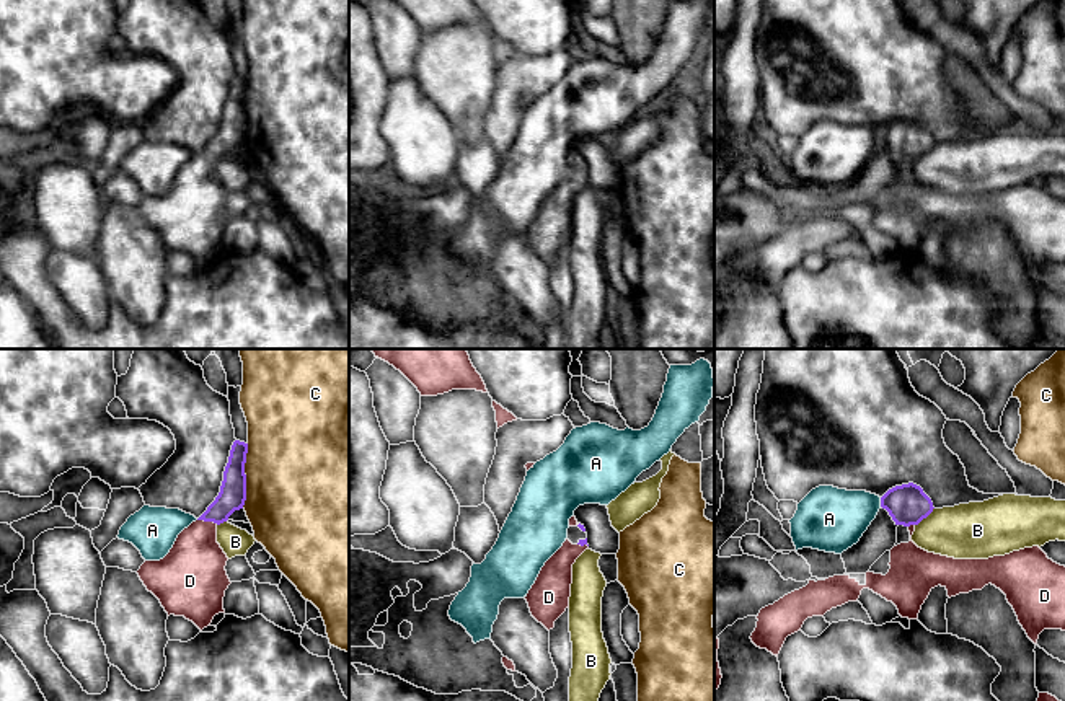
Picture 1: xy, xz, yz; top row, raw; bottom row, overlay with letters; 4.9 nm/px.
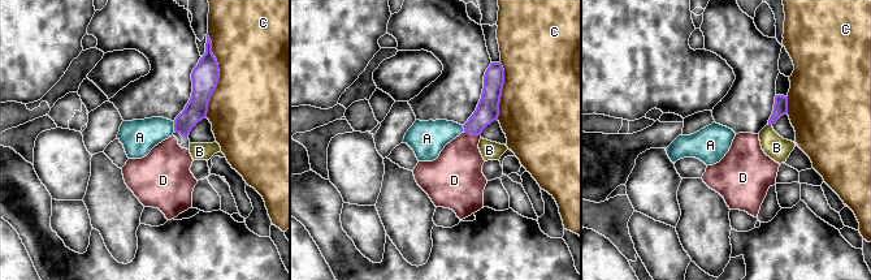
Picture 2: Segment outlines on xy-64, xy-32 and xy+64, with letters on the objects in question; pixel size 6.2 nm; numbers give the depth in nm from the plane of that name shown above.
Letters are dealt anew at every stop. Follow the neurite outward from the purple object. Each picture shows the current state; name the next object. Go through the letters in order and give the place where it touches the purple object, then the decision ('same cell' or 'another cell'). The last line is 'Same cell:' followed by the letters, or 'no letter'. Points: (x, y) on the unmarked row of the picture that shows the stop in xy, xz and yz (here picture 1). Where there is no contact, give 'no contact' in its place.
A: yz (881, 137) | another cell
B: yz (925, 152) | another cell
C: xy (245, 110) | another cell
D: xy (207, 155) | same cell
Same cell: D

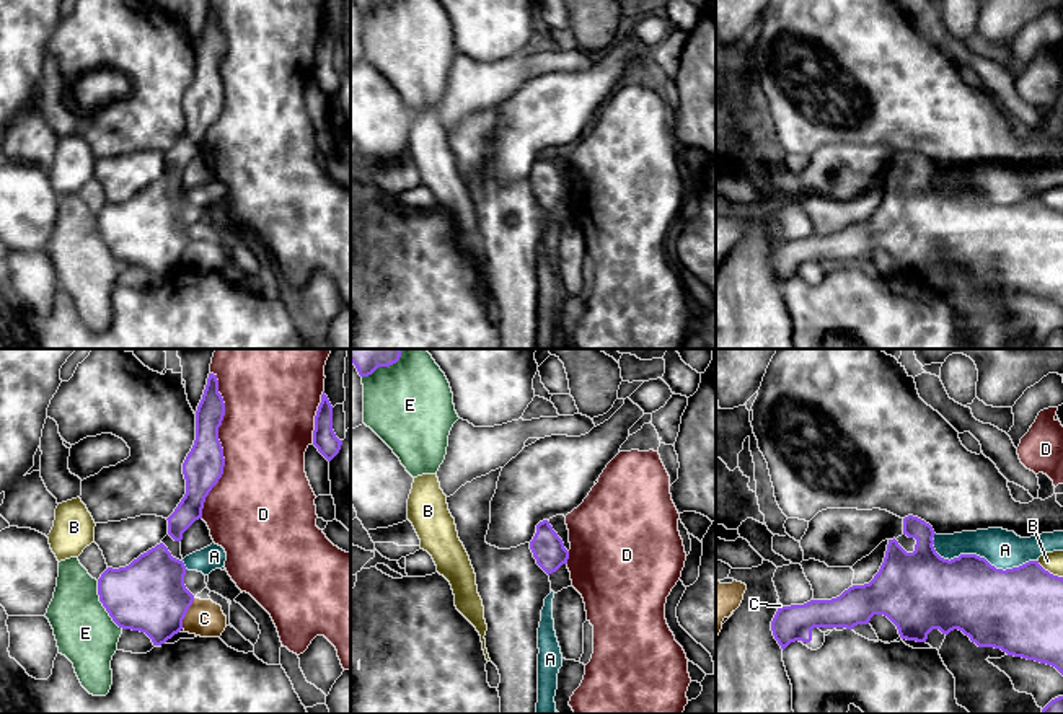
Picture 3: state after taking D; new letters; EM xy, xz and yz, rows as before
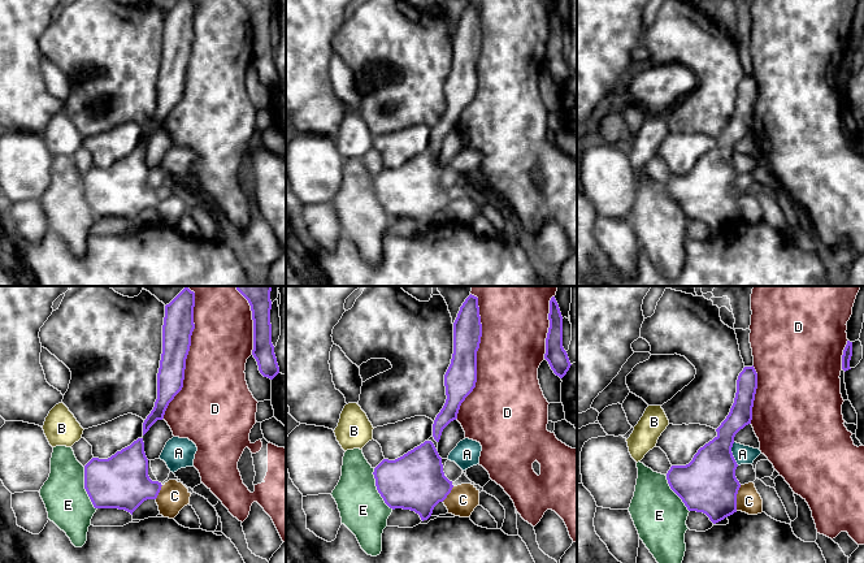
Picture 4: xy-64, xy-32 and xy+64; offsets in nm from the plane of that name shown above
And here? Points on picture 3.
A: yz (979, 191) | another cell
B: yz (1047, 206) | another cell
C: xy (186, 246) | another cell
D: xy (220, 80) | another cell
E: xy (103, 240) | another cell
Same cell: no letter

